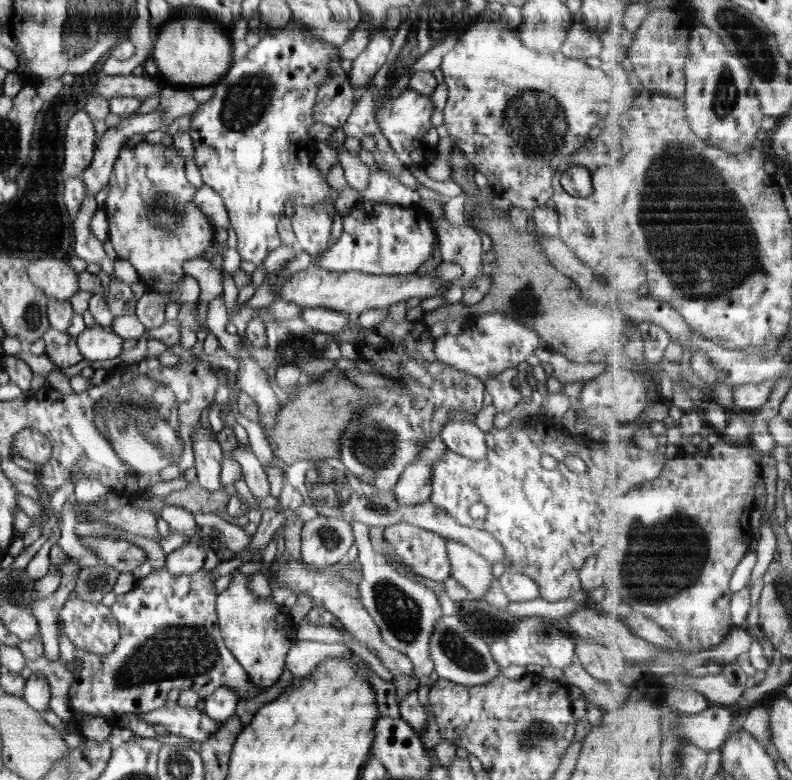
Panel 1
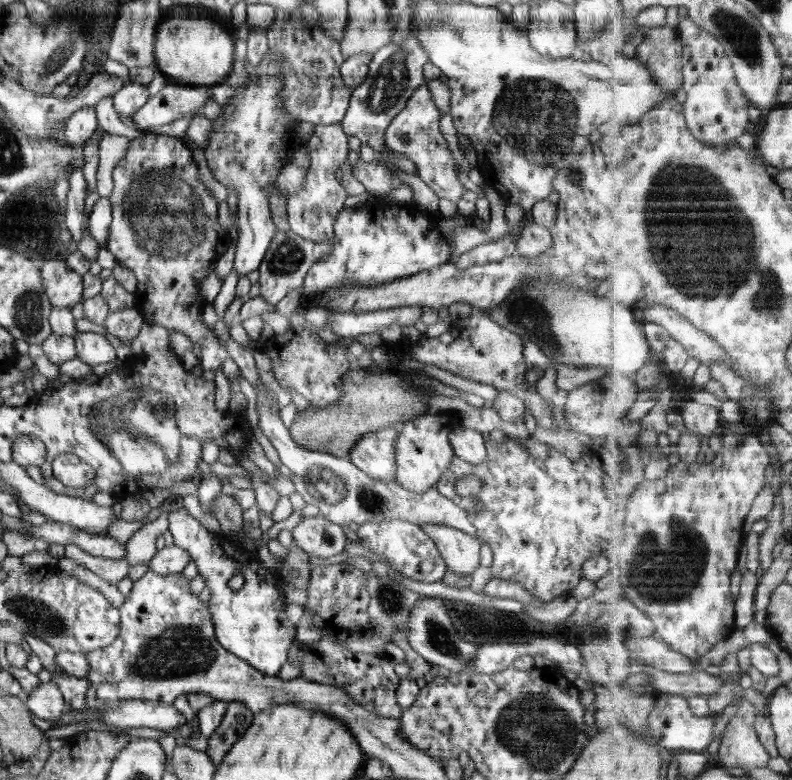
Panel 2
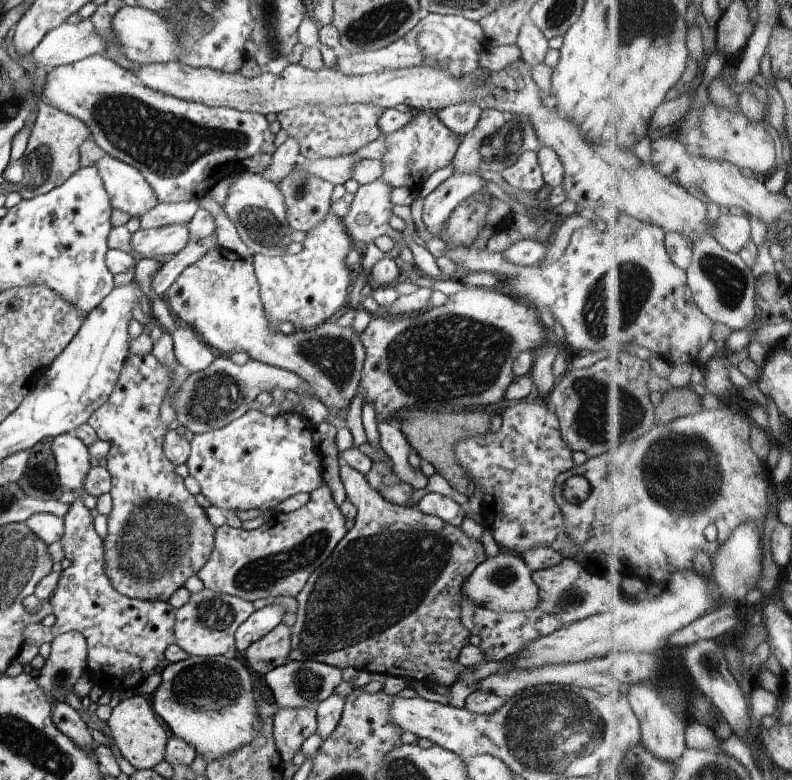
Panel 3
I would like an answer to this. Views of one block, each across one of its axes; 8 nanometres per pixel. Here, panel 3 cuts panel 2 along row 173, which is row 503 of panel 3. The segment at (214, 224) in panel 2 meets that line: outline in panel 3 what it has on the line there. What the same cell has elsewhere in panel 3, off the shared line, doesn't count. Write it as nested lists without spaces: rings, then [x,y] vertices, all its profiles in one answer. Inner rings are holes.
[[[151,352],[130,353],[124,360],[112,395],[90,416],[87,423],[94,428],[100,441],[110,443],[105,468],[111,477],[109,494],[113,508],[106,518],[109,532],[103,540],[105,572],[112,587],[130,599],[168,601],[188,578],[202,569],[210,559],[215,544],[217,528],[210,523],[206,510],[188,492],[184,480],[163,452],[164,436],[170,427],[161,422],[159,411],[172,382],[169,367],[161,364]]]

